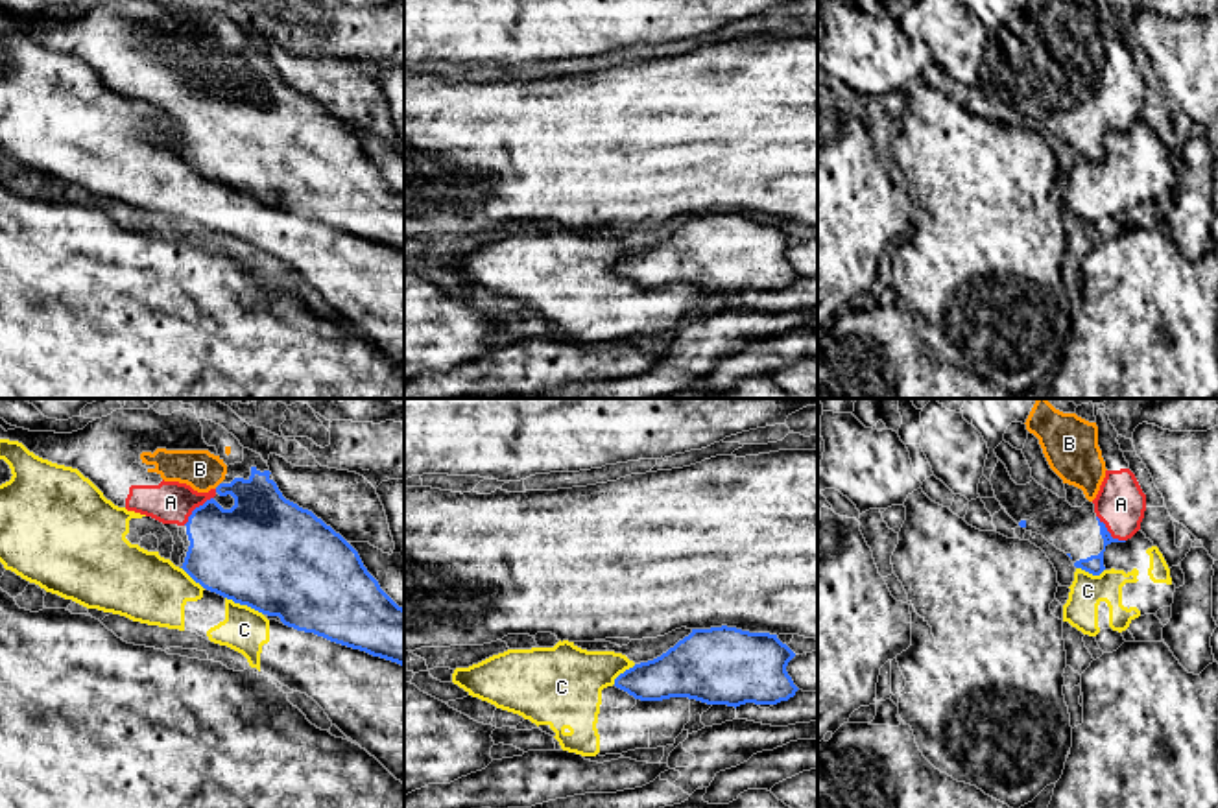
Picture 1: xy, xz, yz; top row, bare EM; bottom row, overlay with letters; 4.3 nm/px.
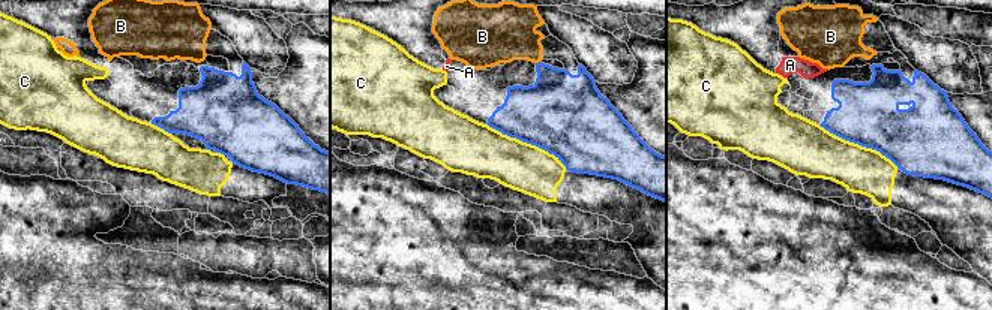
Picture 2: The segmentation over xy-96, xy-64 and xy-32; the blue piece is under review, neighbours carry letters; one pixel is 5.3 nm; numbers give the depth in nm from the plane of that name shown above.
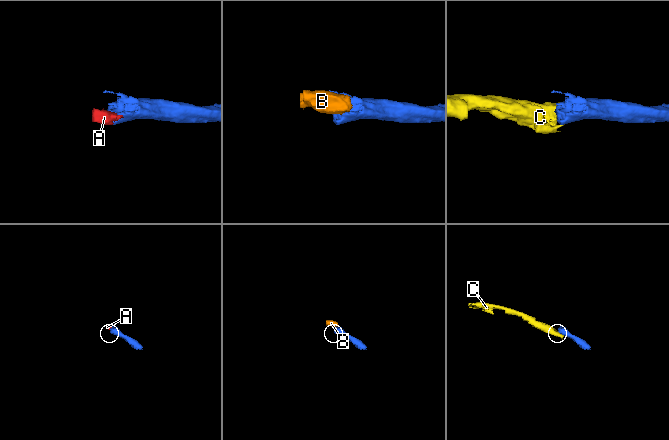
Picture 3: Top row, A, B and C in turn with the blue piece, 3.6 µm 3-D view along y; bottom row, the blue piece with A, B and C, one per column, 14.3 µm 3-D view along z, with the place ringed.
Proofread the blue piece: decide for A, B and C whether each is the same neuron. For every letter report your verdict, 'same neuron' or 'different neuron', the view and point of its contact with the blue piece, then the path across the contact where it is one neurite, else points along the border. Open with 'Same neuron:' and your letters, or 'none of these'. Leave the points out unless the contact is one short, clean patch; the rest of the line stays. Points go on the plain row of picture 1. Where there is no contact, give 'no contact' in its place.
Same neuron: A, B
A: same neuron | yz (1108, 118)
B: same neuron | xy (218, 72)
C: different neuron | xy (244, 190) | along xy (226, 183), (262, 202)

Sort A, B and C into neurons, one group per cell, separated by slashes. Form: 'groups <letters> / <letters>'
groups A B / C

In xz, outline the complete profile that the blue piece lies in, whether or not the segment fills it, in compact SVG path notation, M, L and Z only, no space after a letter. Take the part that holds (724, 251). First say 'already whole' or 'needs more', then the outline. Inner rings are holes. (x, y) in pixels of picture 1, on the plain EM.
already whole | M692 216L661 244L635 251L615 273L640 288L688 284L707 291L777 291L799 277L786 258L795 240L777 221Z

